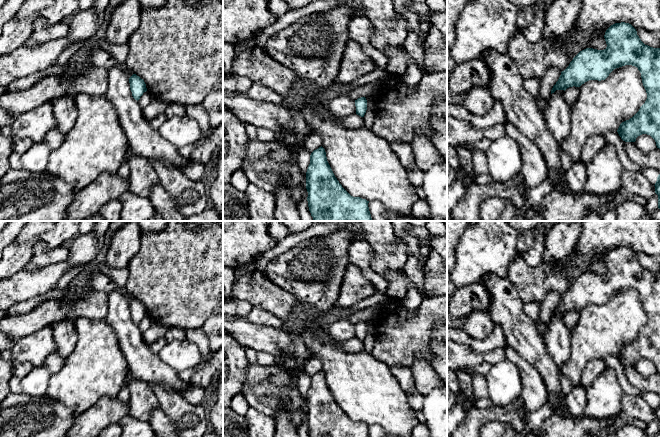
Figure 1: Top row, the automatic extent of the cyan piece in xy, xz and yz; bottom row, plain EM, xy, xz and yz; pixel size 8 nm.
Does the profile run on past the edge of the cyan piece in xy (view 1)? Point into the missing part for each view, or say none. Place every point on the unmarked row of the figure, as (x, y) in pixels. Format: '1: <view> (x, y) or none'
1: none

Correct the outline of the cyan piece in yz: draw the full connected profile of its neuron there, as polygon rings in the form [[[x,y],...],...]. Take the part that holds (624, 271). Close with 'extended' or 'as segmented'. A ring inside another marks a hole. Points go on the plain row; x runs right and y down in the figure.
[[[625,246],[611,249],[606,254],[604,262],[607,268],[604,274],[586,272],[573,282],[569,290],[561,296],[551,318],[556,314],[565,315],[569,311],[580,311],[589,304],[605,304],[614,293],[625,289],[637,291],[641,297],[647,323],[632,342],[620,348],[617,356],[625,366],[635,366],[642,358],[650,359],[660,373],[660,272],[645,269],[637,259],[636,253]]]; as segmented

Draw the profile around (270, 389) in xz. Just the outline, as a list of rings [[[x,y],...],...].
[[[248,364],[241,394],[249,407],[275,419],[285,409],[299,427],[307,424],[308,416],[297,385],[297,377],[278,364],[262,366]]]

